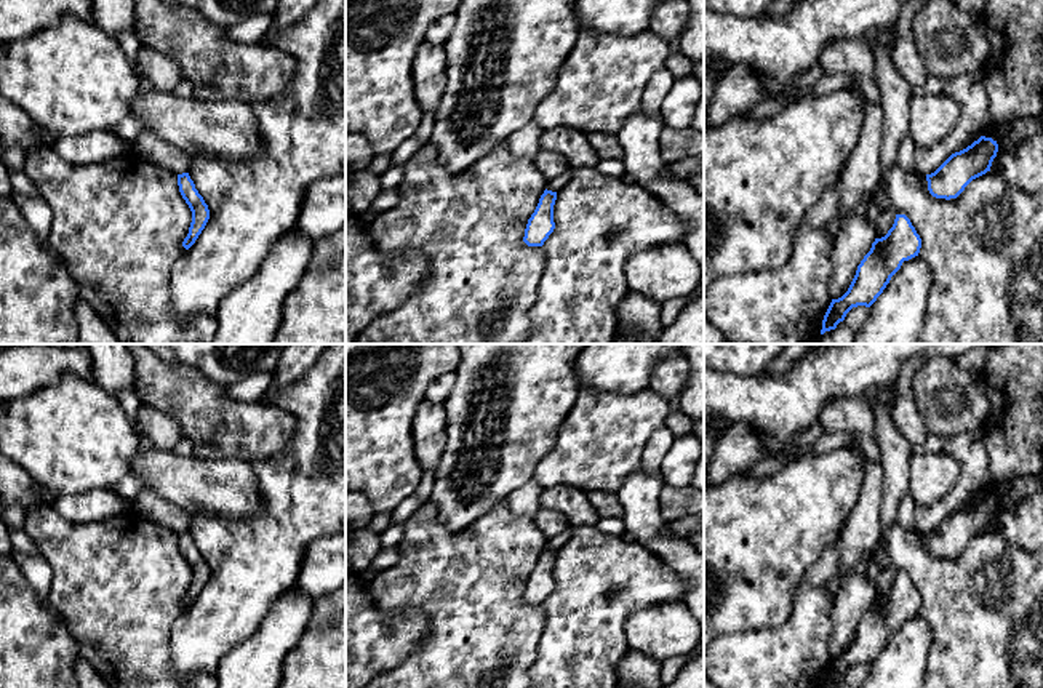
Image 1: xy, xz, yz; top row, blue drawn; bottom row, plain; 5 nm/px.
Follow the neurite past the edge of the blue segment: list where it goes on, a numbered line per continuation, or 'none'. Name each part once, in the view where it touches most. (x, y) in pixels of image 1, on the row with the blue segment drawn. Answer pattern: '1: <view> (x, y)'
none

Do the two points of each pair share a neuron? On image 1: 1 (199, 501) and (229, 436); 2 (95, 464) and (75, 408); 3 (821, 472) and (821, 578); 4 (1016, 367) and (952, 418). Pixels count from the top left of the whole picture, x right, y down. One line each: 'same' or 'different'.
1: different
2: same
3: different
4: different

